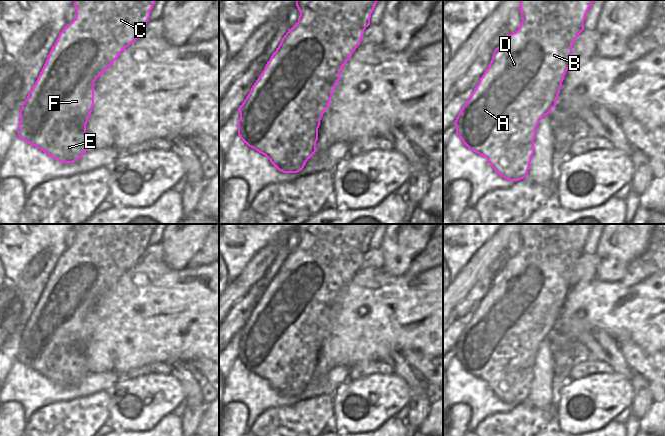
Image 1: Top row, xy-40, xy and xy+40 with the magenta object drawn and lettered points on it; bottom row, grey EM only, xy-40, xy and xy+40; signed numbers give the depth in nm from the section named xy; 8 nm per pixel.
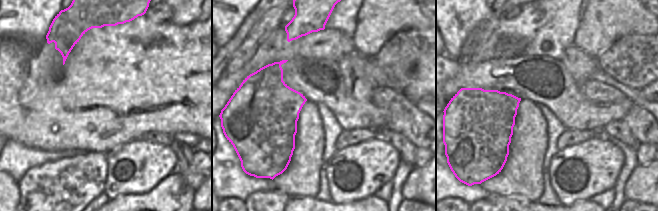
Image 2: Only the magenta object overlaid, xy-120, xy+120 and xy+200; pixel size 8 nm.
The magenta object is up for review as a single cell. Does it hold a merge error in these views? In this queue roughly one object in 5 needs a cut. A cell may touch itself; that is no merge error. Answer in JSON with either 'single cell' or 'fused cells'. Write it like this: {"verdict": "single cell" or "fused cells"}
{"verdict": "single cell"}

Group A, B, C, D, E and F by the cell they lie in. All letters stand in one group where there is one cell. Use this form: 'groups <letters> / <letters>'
groups A B C D E F

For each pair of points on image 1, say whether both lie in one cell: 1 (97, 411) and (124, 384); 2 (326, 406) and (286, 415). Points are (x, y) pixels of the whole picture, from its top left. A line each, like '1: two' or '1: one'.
1: two
2: one

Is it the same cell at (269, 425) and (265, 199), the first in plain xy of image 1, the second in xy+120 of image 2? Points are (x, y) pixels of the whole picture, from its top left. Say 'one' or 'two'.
one

